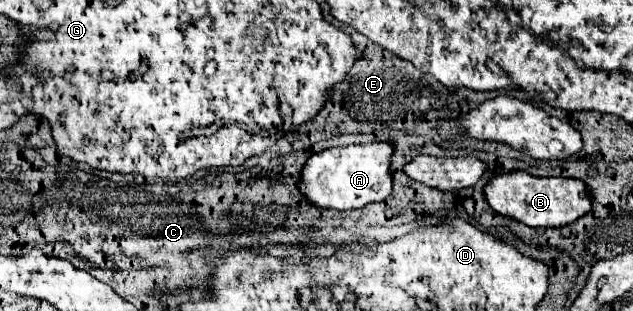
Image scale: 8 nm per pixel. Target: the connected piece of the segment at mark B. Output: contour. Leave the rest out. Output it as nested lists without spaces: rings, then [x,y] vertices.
[[[514,170],[494,176],[484,186],[484,196],[490,208],[502,216],[514,218],[532,228],[556,228],[574,222],[592,206],[592,198],[582,180],[576,178],[536,178],[528,172]]]

